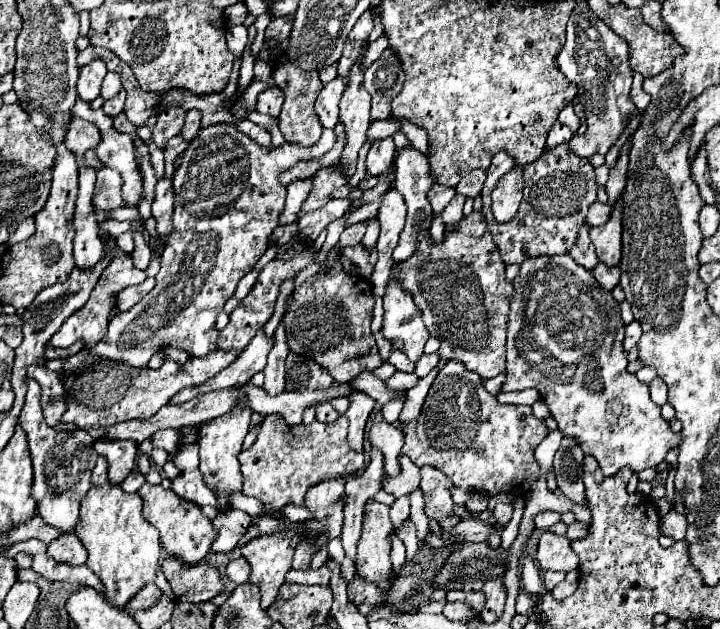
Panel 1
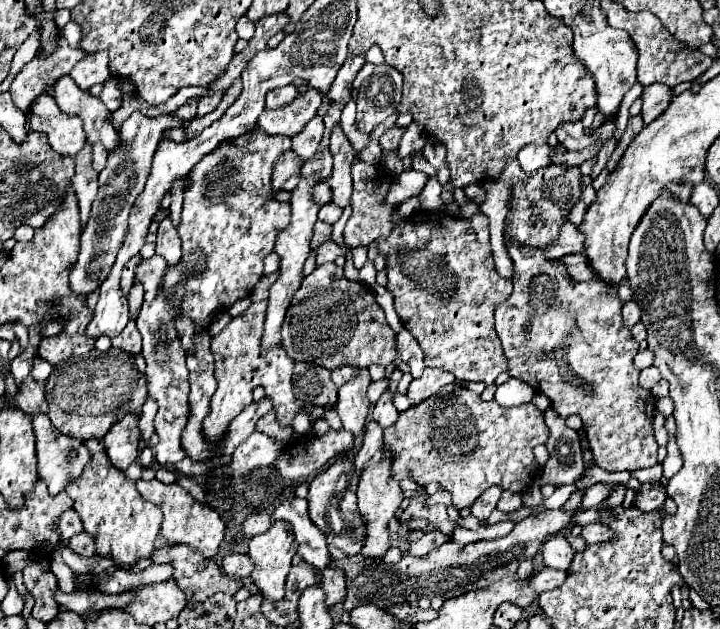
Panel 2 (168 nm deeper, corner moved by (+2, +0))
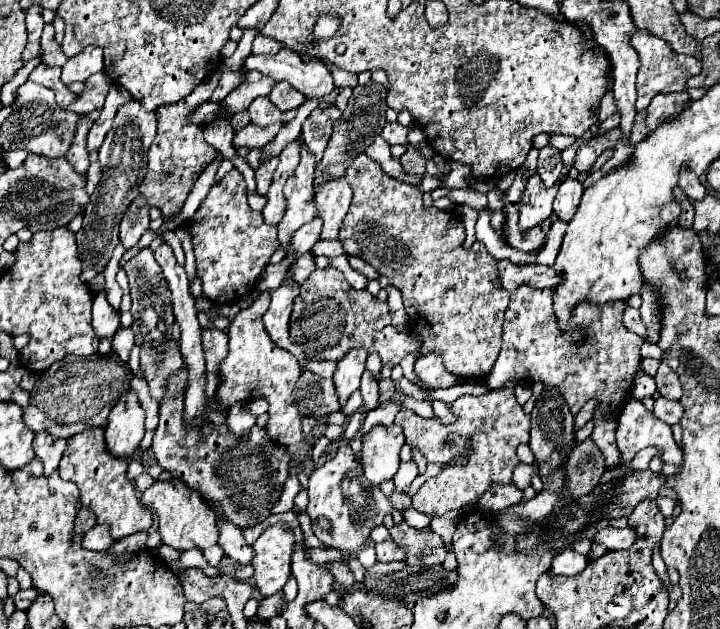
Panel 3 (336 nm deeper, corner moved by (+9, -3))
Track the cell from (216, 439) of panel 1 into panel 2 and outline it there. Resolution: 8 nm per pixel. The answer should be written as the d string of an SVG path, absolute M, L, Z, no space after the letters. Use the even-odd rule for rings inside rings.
M268 301L252 303L244 315L234 317L220 335L212 337L212 353L216 359L218 389L210 401L212 411L204 421L204 435L210 441L218 441L222 439L222 435L226 435L230 421L238 417L240 411L252 403L252 391L256 387L266 389L266 397L272 401L276 419L282 427L292 425L292 419L300 413L300 405L296 403L296 397L292 393L292 373L294 373L296 363L290 359L281 345L262 353L260 341L264 335L266 307L268 307Z

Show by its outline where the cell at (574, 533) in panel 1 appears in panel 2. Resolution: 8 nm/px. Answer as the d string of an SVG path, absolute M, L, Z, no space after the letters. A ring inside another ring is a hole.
M594 523L594 525L584 525L582 527L582 539L590 545L594 543L604 543L612 539L612 529L606 527L604 523Z

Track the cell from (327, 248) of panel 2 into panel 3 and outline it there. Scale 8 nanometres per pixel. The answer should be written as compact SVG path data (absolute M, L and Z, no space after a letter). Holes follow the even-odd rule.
M305 252L305 254L301 254L297 260L295 260L295 264L293 264L295 268L293 268L293 276L297 278L297 282L299 284L303 284L305 280L307 280L307 276L317 268L315 266L315 256L311 254L311 252Z

